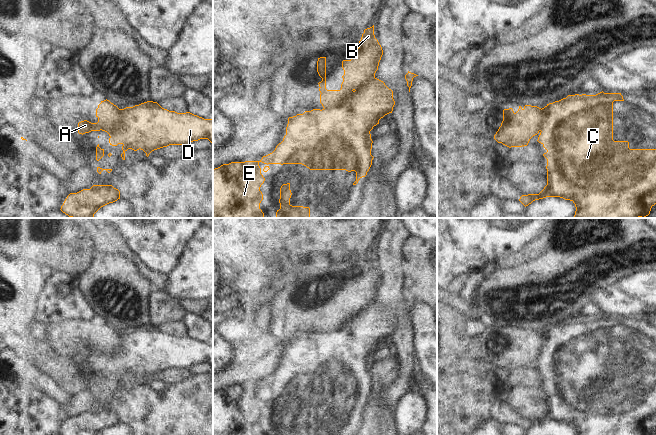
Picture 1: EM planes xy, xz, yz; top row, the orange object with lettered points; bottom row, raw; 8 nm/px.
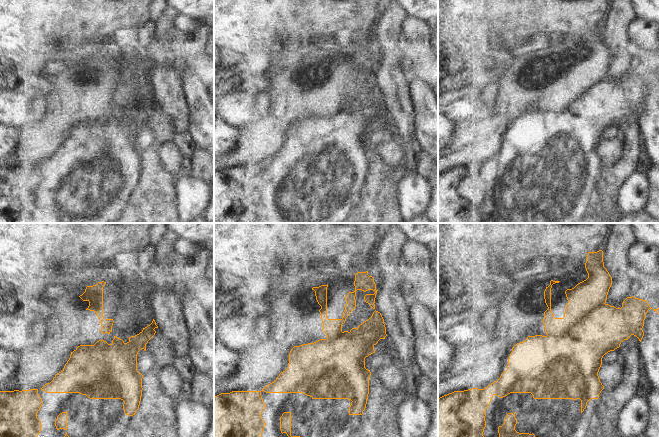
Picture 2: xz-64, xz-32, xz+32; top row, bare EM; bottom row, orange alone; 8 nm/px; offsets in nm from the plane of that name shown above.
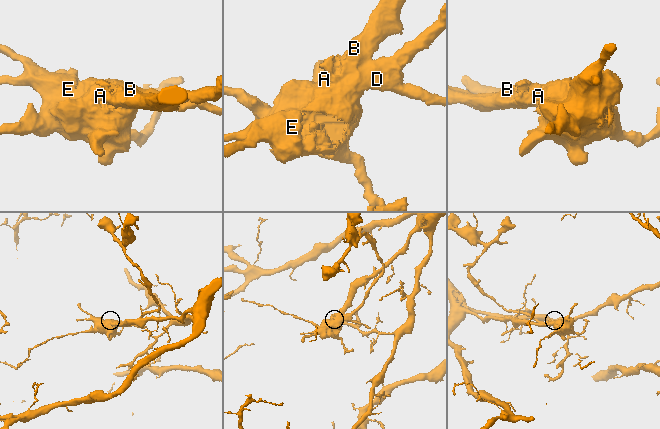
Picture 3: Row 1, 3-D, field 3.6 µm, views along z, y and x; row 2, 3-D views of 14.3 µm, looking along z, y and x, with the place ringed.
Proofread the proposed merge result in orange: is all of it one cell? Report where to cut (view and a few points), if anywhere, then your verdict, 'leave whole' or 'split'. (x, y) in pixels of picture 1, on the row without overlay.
xz (352, 314), (339, 329), (324, 333) | split

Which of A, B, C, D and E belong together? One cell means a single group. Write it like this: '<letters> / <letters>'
A C D E / B

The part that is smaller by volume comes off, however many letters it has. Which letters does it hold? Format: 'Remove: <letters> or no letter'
Remove: A, C, D, E

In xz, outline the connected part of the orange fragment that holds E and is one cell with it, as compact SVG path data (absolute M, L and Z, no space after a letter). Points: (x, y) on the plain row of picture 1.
M375 302L365 310L352 315L348 321L342 323L340 330L330 334L313 333L305 335L303 338L289 341L286 359L272 377L263 380L260 385L231 386L213 393L213 435L262 435L260 427L263 424L263 418L260 411L265 402L261 398L260 386L266 389L263 393L264 396L270 393L269 388L302 388L310 394L355 395L356 405L353 409L356 409L360 402L367 399L374 382L371 379L373 365L370 355L379 348L381 342L392 337L394 329L393 315L383 305Z

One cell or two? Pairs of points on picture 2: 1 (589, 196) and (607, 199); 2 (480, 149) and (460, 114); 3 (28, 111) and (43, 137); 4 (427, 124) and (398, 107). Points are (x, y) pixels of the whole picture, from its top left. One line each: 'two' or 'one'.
1: two
2: one
3: two
4: two

